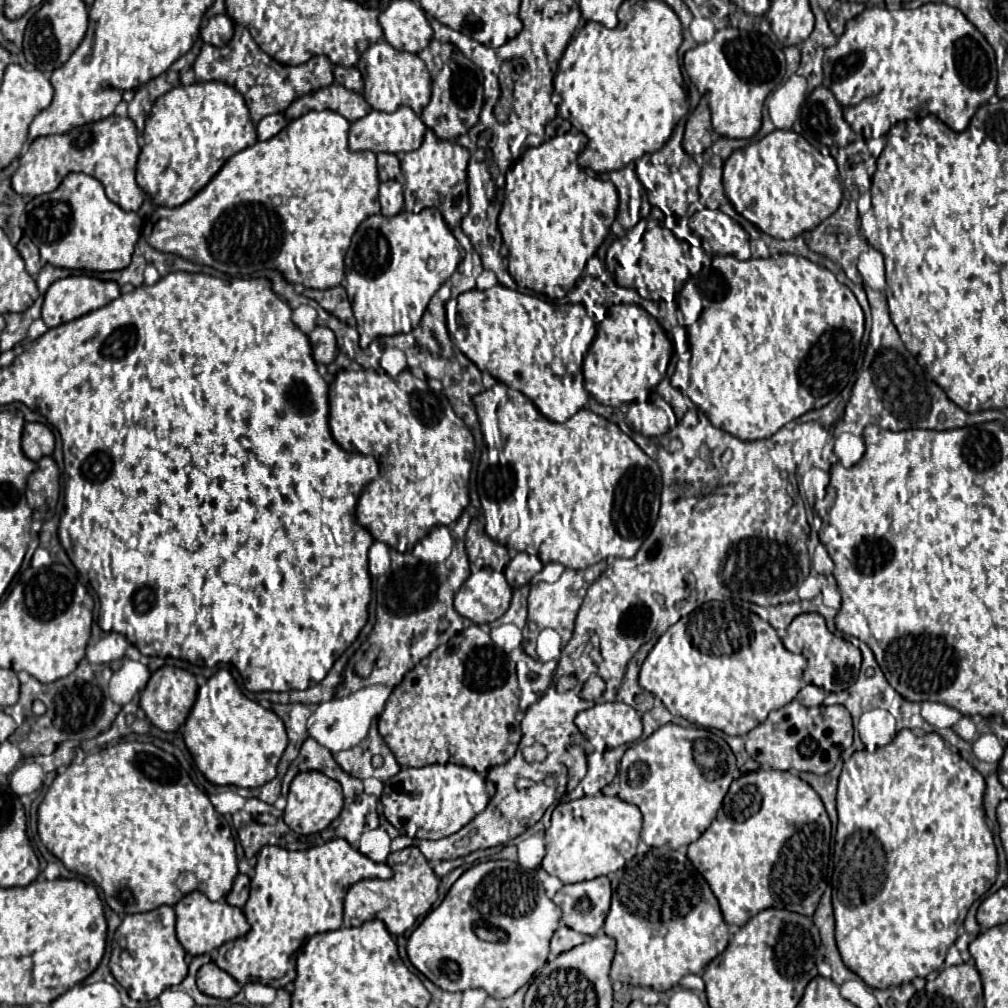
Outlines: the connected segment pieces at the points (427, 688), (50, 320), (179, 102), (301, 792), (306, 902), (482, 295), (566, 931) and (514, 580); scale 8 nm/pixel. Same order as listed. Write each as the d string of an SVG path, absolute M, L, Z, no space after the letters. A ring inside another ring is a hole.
M471 625L403 677L379 715L379 733L401 767L455 763L487 773L493 759L523 737L515 721L517 691L513 661L493 645L487 629Z
M73 275L73 277L65 277L61 281L55 281L47 293L45 293L45 301L43 301L43 321L47 327L57 327L63 323L69 323L77 317L83 317L85 313L91 313L95 309L105 307L109 301L117 299L119 287L117 283L111 281L99 281L95 277L87 277L87 275Z
M201 81L187 87L179 85L155 101L151 115L145 120L141 155L137 165L137 183L145 193L151 195L155 205L179 207L185 201L193 199L213 179L213 175L223 167L229 157L253 145L255 141L255 123L251 121L245 99L241 97L241 93L237 93L237 89L221 81Z
M307 771L307 773L299 773L293 779L287 795L287 807L283 811L283 819L297 835L313 835L313 833L321 833L331 821L335 821L341 809L343 809L341 785L319 771Z
M333 839L305 851L289 851L275 845L263 847L251 879L251 897L243 907L251 931L221 945L215 959L217 967L229 973L241 987L247 983L285 987L295 979L295 955L303 943L317 933L341 927L347 889L361 879L375 877L391 879L393 869L387 863L371 861L345 839Z
M495 285L487 291L473 289L461 293L459 299L450 299L445 306L447 329L455 347L461 349L481 371L489 371L497 381L505 383L507 387L519 389L523 395L527 395L547 419L563 423L587 405L589 393L583 385L581 365L591 341L595 339L595 323L587 317L583 305L565 303L559 309L557 305L545 303L537 297L529 297L503 285ZM457 313L463 321L461 325L457 324Z
M561 925L561 927L555 931L553 939L551 939L551 953L557 957L557 955L561 955L561 953L565 953L565 951L581 945L583 941L585 941L585 935L569 929L567 925Z
M517 553L515 559L505 567L505 577L509 581L509 587L521 587L531 581L539 571L543 569L543 563L539 561L537 555L529 553Z

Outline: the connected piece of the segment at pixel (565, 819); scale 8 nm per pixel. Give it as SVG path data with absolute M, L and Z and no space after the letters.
M599 795L559 803L553 809L551 827L545 831L546 855L541 867L563 883L579 883L609 875L625 865L627 855L635 855L641 829L641 811L619 797Z

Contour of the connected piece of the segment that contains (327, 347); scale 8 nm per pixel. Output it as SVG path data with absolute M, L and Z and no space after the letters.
M315 327L309 335L309 343L313 349L313 359L315 363L329 365L335 355L337 355L337 345L335 345L335 335L327 327Z

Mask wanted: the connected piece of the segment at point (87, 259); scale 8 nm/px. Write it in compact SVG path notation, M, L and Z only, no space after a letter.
M69 173L53 193L33 197L25 207L25 215L25 235L39 247L45 263L97 273L129 267L143 225L137 213L123 211L109 201L103 185L85 173Z

